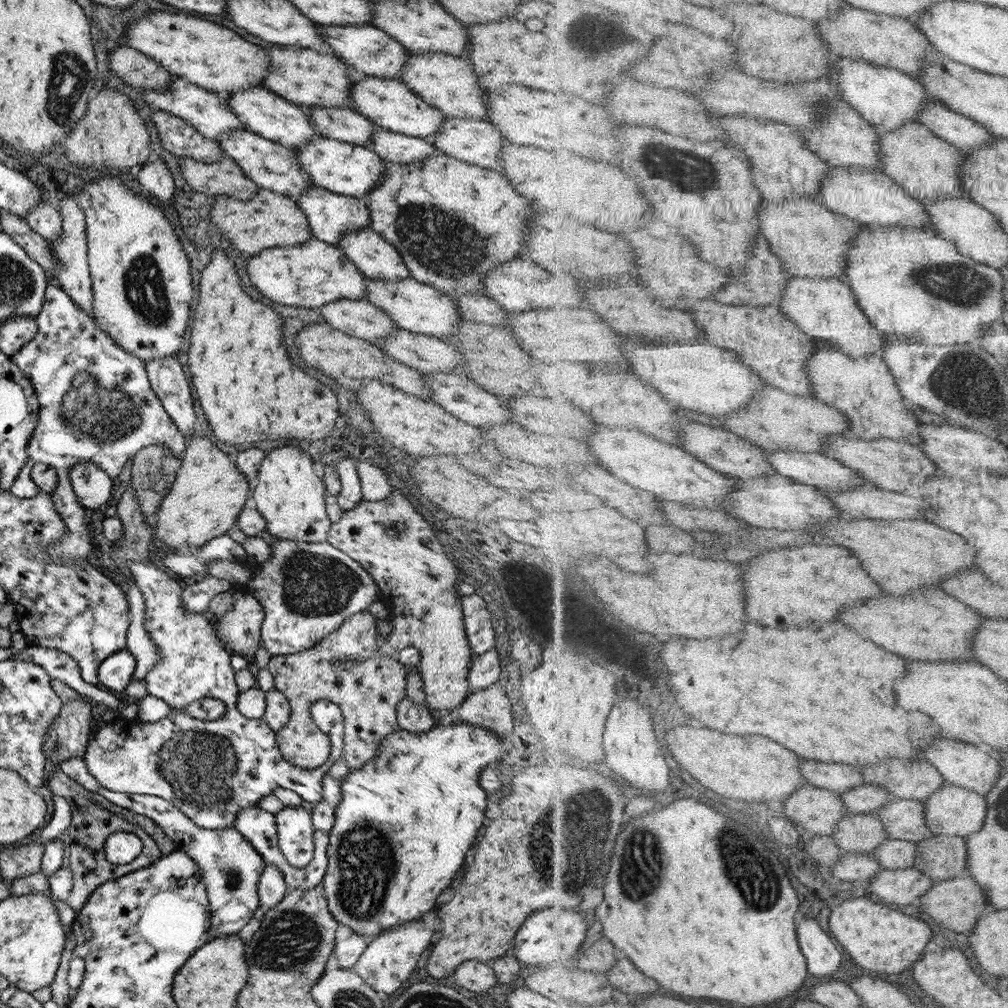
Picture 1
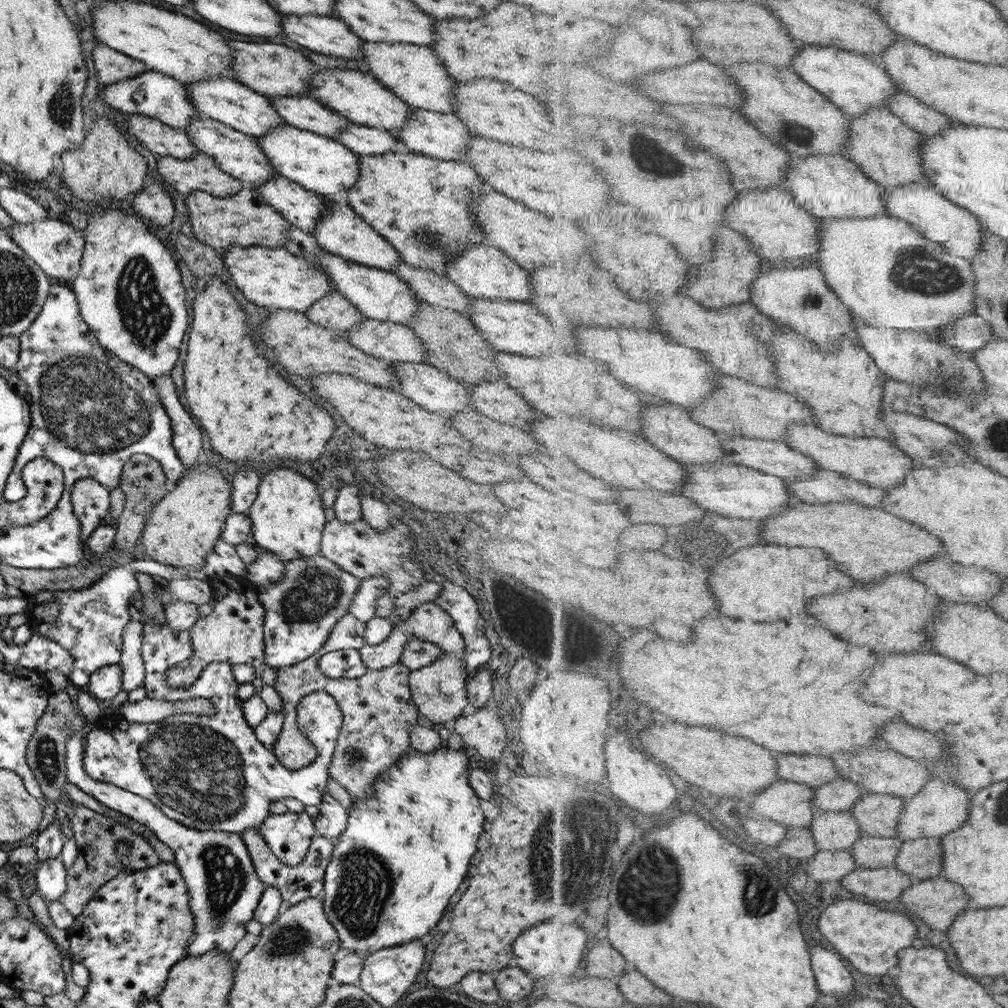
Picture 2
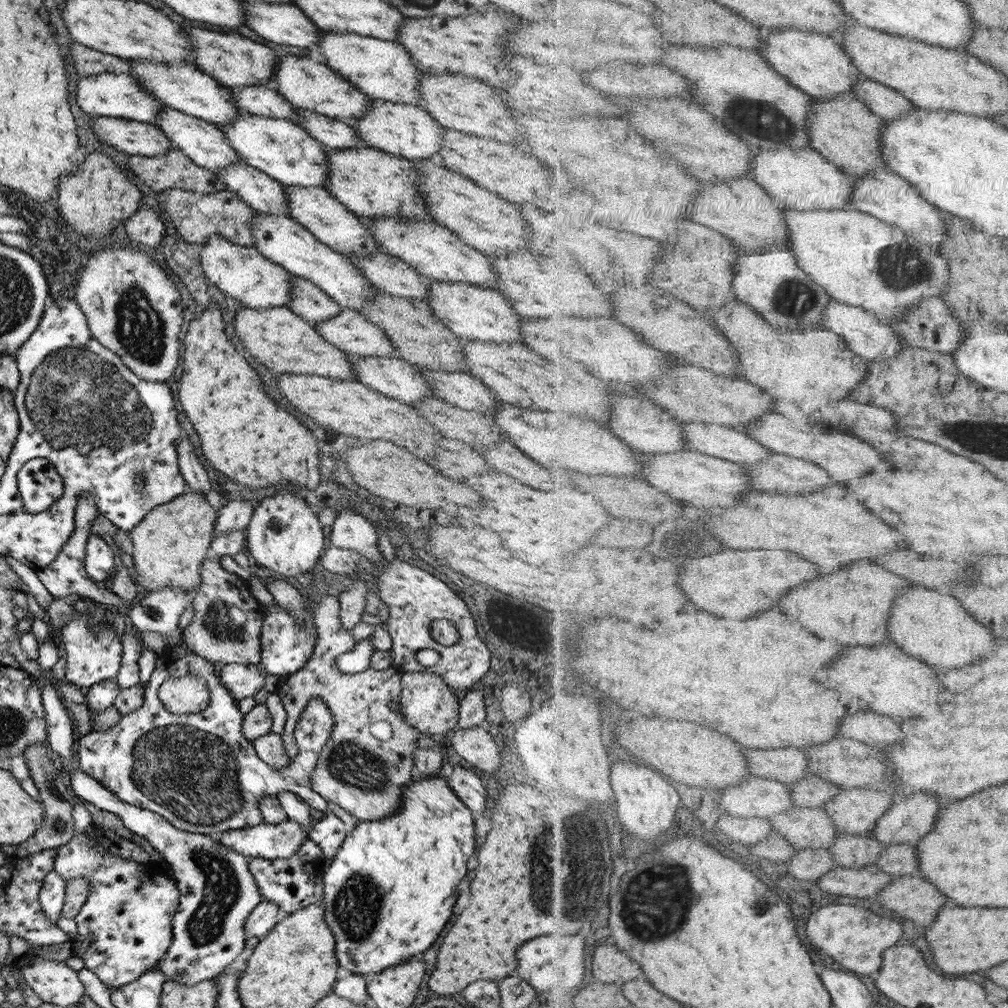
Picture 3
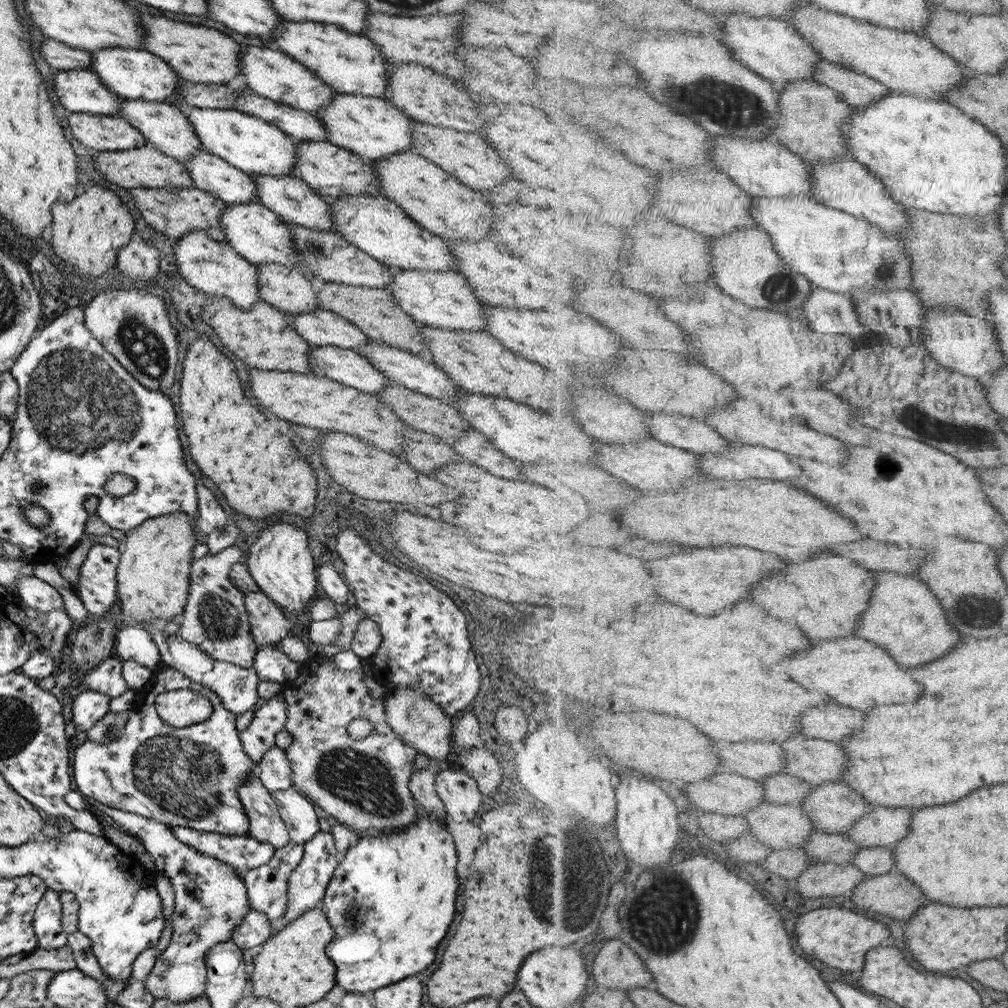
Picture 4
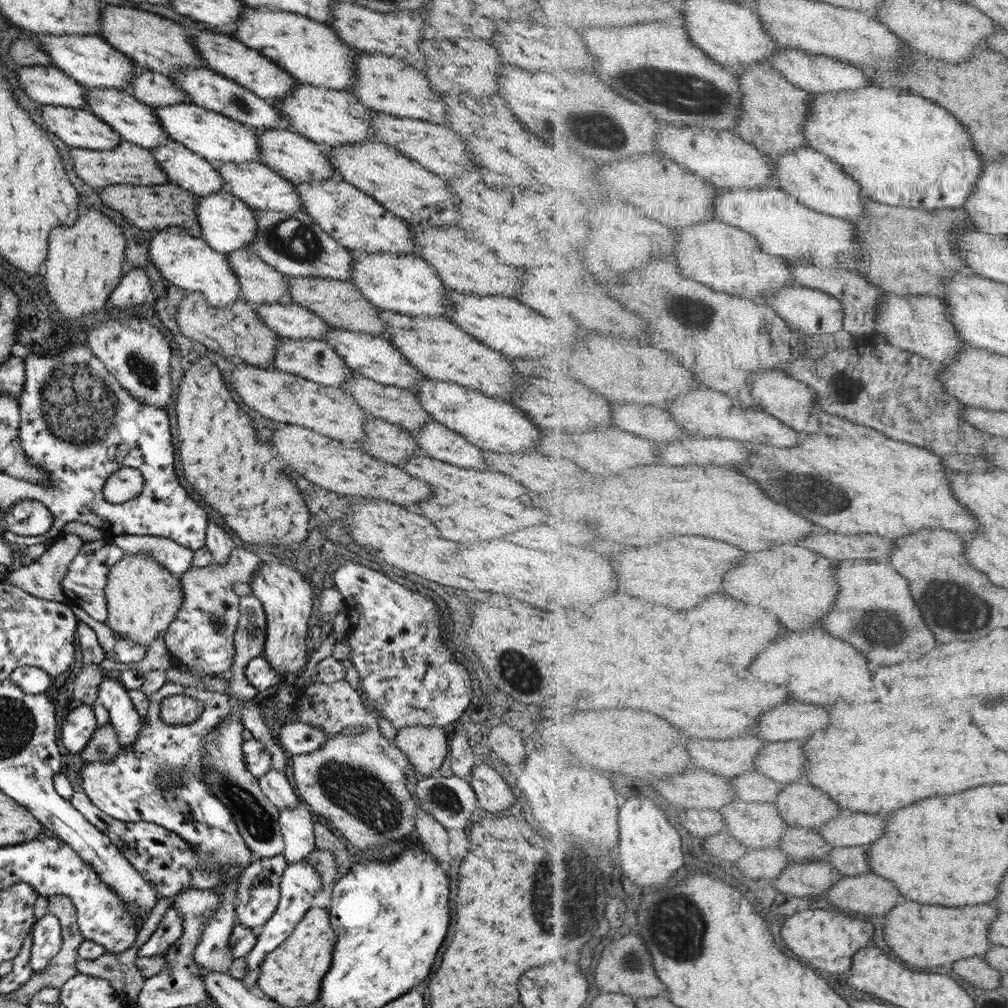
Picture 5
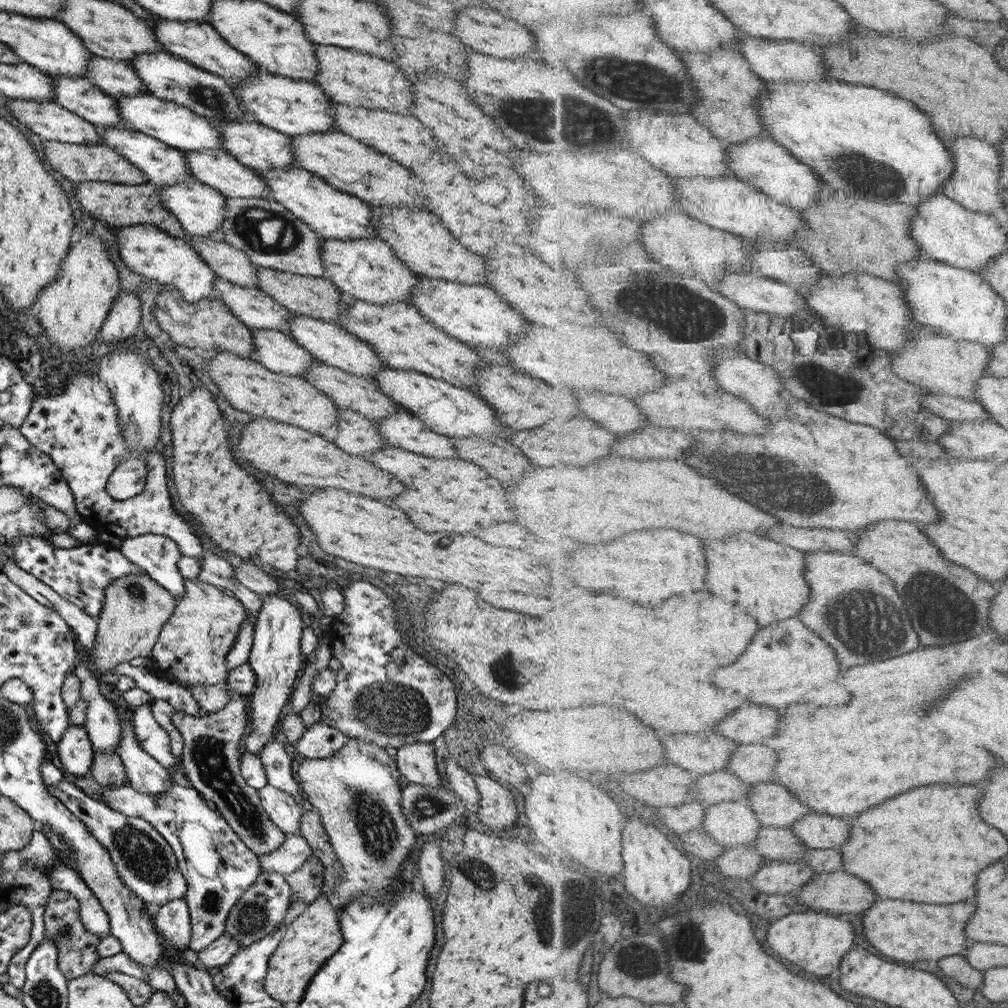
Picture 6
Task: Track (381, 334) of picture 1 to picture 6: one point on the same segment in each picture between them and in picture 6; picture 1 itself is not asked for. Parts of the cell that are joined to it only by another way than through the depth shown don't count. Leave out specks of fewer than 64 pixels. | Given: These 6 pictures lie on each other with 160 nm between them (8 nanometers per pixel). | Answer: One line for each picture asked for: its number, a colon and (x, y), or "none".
2: (333, 312)
3: (310, 303)
4: (285, 288)
5: (259, 284)
6: (228, 263)

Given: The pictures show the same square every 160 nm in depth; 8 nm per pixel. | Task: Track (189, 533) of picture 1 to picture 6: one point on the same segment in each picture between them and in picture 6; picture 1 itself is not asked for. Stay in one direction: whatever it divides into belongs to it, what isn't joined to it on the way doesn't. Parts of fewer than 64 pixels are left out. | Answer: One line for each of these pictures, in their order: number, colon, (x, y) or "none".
2: (185, 524)
3: (169, 543)
4: (152, 574)
5: (142, 598)
6: (134, 609)

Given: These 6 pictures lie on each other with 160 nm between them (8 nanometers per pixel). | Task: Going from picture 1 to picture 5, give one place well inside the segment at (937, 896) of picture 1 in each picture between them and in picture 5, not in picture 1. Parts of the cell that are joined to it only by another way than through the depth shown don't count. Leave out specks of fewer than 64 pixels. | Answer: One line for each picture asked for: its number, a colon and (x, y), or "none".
2: (937, 902)
3: (910, 896)
4: (897, 896)
5: (869, 894)

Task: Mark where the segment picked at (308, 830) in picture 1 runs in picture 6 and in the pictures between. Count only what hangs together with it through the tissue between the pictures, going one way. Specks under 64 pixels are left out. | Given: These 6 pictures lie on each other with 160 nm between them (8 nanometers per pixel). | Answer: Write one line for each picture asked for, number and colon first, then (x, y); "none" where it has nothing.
2: (287, 835)
3: (269, 841)
4: (243, 853)
5: (159, 856)
6: (144, 862)

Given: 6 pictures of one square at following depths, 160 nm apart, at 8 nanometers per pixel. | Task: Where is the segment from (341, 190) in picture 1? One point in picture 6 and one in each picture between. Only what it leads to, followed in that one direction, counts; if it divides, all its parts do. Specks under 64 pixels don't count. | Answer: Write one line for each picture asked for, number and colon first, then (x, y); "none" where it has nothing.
2: (317, 163)
3: (279, 148)
4: (247, 143)
5: (213, 137)
6: (176, 126)

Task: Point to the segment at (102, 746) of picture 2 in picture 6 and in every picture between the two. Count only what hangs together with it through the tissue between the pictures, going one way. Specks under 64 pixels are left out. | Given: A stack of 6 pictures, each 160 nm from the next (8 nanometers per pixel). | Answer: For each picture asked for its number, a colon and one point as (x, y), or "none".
3: (197, 771)
4: (187, 777)
5: (158, 779)
6: (217, 867)

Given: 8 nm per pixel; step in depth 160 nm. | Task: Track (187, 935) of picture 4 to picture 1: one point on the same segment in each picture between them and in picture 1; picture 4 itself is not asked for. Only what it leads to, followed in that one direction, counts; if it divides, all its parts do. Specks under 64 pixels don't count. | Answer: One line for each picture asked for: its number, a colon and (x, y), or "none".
1: (230, 867)
2: (223, 891)
3: (216, 892)

